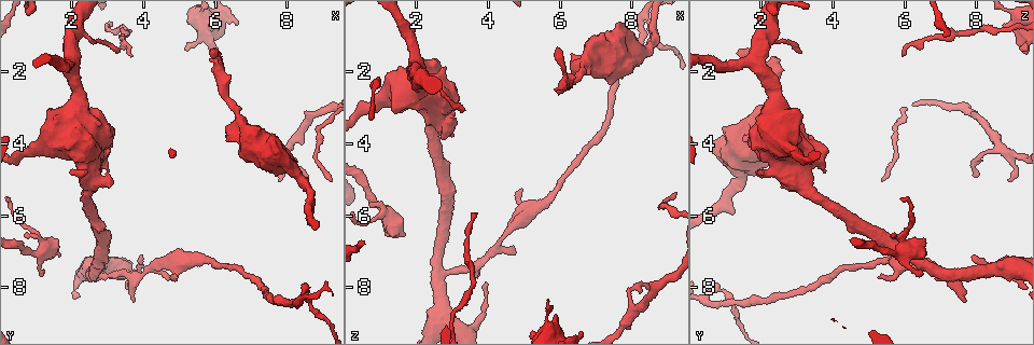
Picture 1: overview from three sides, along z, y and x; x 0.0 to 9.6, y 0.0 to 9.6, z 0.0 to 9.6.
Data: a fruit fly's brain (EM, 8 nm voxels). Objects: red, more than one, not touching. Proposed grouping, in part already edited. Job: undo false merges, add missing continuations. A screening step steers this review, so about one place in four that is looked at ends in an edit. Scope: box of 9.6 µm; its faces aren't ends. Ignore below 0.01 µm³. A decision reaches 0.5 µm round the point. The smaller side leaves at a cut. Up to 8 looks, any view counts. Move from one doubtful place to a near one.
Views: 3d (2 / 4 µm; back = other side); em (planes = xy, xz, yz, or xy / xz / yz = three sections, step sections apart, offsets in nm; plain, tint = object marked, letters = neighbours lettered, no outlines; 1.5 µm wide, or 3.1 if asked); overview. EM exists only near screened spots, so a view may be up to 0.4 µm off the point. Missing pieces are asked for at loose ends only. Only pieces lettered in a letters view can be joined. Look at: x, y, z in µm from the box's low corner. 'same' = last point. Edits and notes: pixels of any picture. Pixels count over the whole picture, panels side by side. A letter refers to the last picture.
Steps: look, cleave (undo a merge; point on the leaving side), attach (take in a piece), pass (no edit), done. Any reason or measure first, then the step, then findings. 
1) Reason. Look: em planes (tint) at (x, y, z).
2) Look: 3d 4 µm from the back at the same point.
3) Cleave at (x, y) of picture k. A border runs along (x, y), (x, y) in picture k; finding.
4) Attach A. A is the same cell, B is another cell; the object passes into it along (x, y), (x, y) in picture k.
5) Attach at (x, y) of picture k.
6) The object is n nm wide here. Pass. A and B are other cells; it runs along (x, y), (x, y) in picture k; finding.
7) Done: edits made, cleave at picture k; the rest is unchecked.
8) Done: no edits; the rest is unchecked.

Look: em planes (tint) at (3.70, 1.55, 5.90).

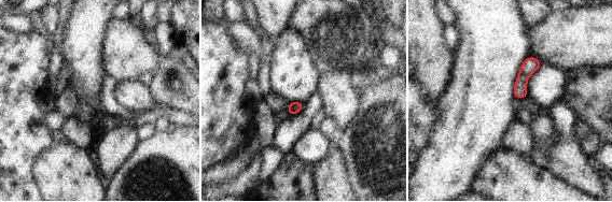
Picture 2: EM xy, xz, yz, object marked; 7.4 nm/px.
What lies round it. Look: em planes (letters) at the same point.

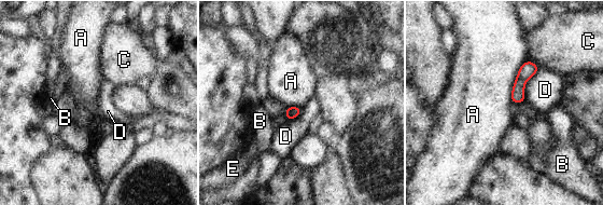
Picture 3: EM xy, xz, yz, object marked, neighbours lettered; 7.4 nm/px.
The object is 90 nm wide here. Pass. A, B, C, D and E are other cells; a border runs along (527, 60), (518, 71), (510, 101) in picture 3; no lettered piece goes on from it.

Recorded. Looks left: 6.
An open end. Look: 3d 2 µm at (4.90, 7.75, 5.25).

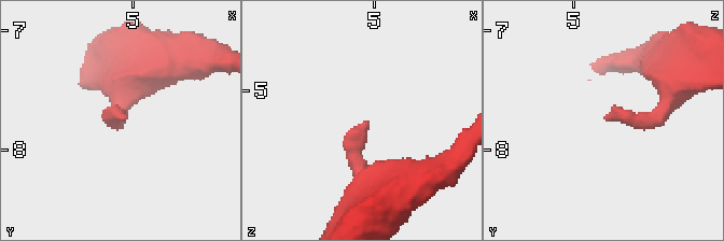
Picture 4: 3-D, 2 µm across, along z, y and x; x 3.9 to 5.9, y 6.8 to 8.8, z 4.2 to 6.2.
Need the tissue. Look: em planes (letters) at (4.90, 7.76, 5.26).

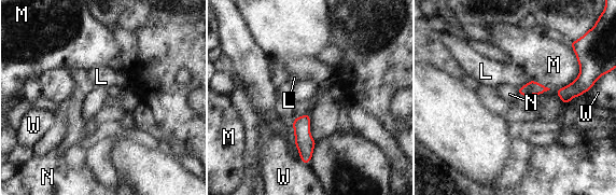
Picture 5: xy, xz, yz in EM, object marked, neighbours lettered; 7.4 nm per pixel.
The longest contact is with M, 360 nm. Pass. L, M, N and W are other cells; a border runs along (517, 88), (519, 95) in picture 5; none of them fits.

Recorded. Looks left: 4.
Three-way junction. Look: 3d 2 µm at (8.25, 8.45, 1.20).

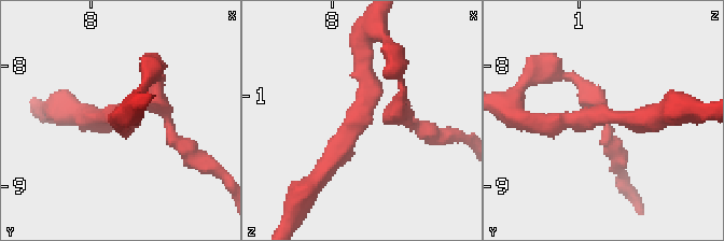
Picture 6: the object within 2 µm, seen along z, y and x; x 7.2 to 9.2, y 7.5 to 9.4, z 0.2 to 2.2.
3 arms meet here; the arms are 170, 200, 200 nm wide. Look: em xz step 4 (tint) at (8.18, 8.40, 1.24).

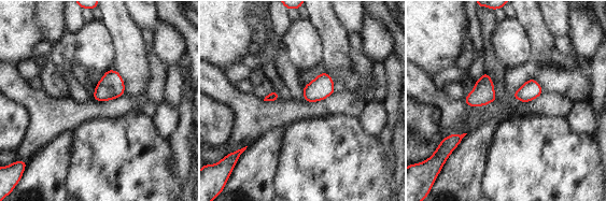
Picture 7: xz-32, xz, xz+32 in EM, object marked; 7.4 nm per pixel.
Look: em planes (letters) at the same point.

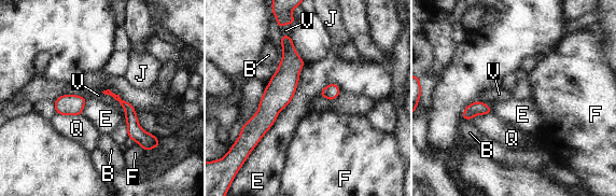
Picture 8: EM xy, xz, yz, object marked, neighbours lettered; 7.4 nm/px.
Pass. B, E, F, J, Q and V are other cells; a border runs along (55, 110), (59, 114), (81, 115) in picture 8; continuous, no second cell.

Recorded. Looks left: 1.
Done: no edits; the rest is unchecked.

